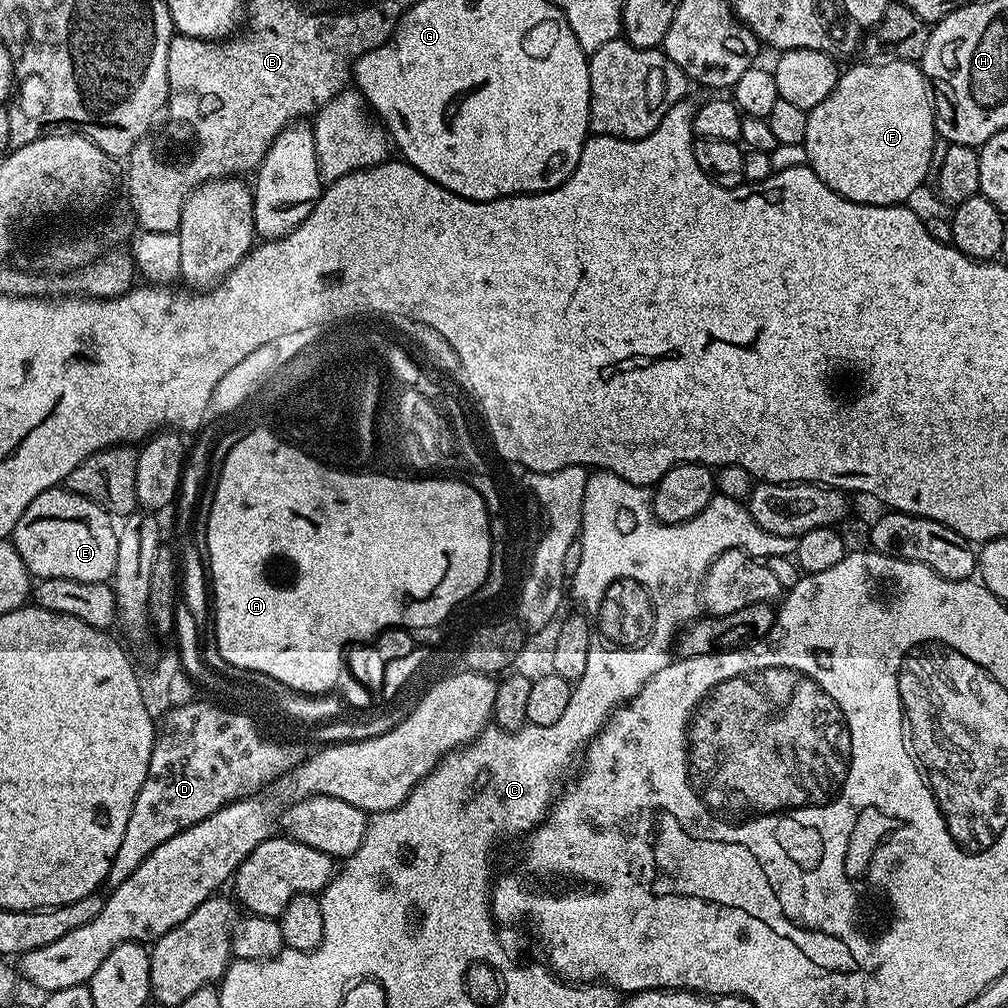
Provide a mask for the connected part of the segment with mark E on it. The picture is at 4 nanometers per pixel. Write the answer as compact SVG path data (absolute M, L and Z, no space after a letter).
M64 486L38 494L18 518L10 539L28 571L40 580L74 578L103 584L111 581L118 562L118 528L113 517Z

